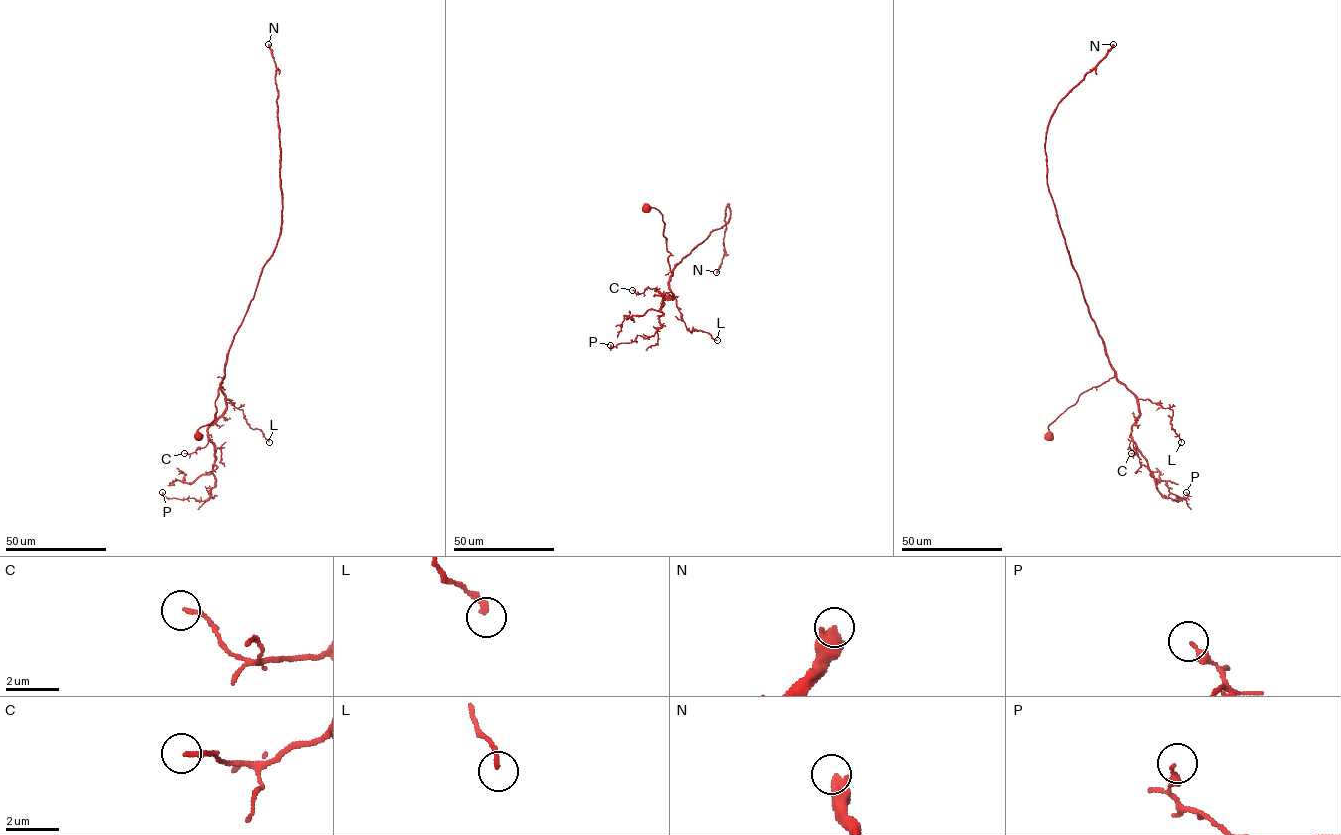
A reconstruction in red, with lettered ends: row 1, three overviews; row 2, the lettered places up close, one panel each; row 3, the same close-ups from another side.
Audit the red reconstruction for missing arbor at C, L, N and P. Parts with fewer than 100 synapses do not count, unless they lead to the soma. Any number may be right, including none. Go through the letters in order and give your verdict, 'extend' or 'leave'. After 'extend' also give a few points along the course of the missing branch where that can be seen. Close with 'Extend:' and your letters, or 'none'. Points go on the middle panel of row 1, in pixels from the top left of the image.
C: leave
L: leave
N: extend; missing branch runs (716, 272), (707, 288), (685, 288), (682, 281), (665, 272), (654, 254)
P: leave
Extend: N

